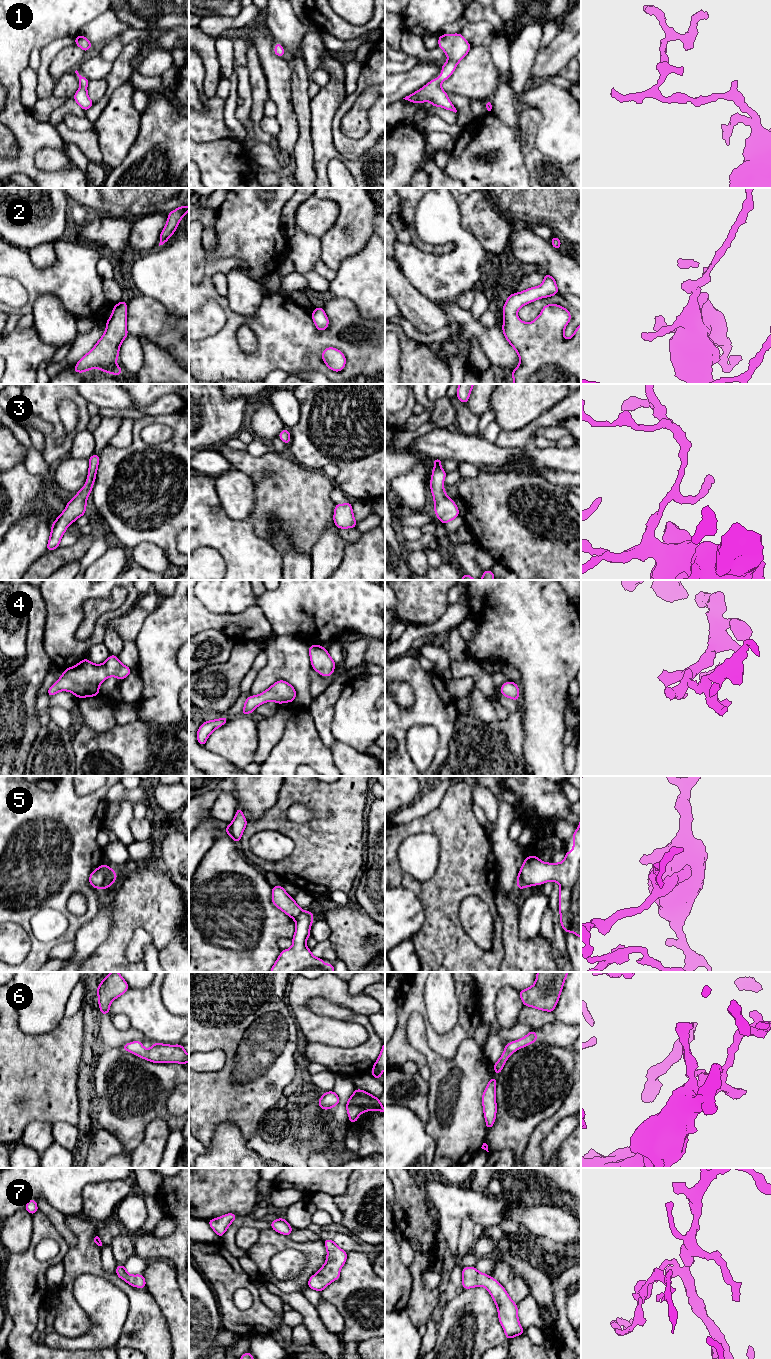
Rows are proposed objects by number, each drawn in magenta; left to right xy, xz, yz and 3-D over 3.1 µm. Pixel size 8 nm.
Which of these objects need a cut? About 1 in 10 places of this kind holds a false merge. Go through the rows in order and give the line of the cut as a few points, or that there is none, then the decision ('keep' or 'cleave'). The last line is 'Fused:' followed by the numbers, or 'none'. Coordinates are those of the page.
1: no cut; keep
2: no cut; keep
3: no cut; keep
4: no cut; keep
5: cut in xy along (99, 867), (107, 887); cleave
6: no cut; keep
7: no cut; keep
Fused: 5

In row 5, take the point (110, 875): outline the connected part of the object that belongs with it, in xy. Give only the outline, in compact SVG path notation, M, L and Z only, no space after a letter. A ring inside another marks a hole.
M103 863L100 866L100 868L104 873L105 884L106 884L106 886L108 888L116 881L117 873L114 870L112 870L108 865L105 865Z

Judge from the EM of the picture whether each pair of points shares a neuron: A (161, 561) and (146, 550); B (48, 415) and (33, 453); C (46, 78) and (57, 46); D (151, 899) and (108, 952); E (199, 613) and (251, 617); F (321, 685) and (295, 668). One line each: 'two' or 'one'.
A: one
B: two
C: one
D: one
E: one
F: two

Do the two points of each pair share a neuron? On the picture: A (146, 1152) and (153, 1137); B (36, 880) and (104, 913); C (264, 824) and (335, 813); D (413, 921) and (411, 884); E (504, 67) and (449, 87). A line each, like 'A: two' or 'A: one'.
A: one
B: two
C: one
D: two
E: two

